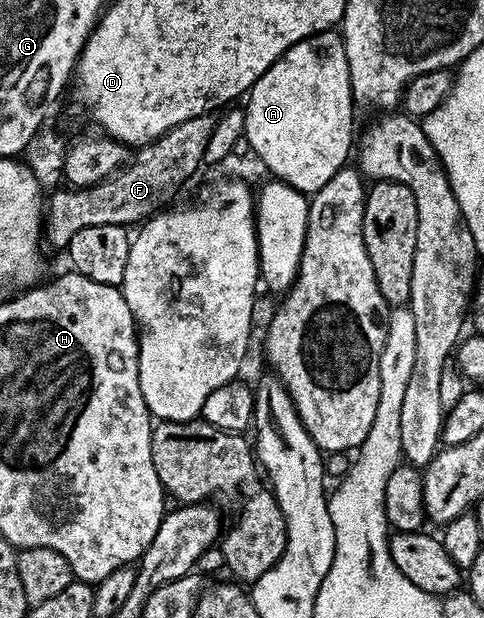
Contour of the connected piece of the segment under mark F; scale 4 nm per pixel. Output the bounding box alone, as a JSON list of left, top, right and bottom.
[42,114,216,250]

